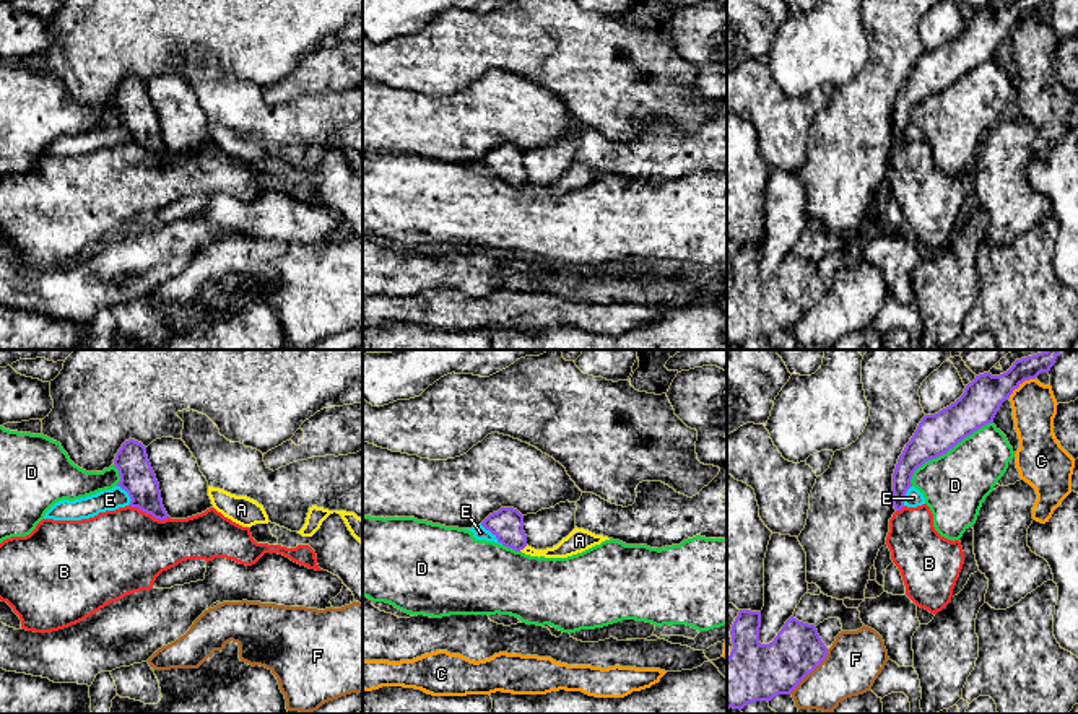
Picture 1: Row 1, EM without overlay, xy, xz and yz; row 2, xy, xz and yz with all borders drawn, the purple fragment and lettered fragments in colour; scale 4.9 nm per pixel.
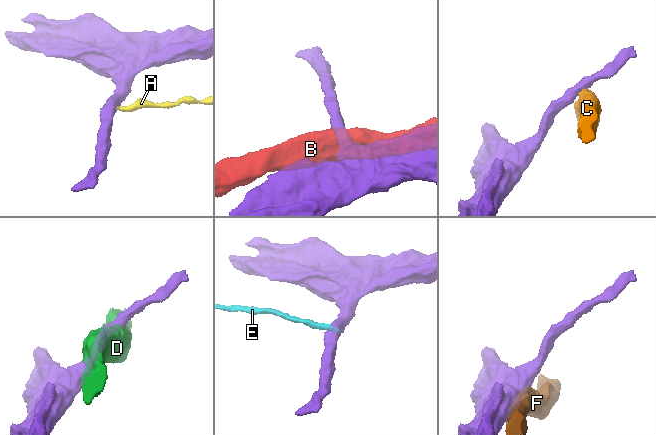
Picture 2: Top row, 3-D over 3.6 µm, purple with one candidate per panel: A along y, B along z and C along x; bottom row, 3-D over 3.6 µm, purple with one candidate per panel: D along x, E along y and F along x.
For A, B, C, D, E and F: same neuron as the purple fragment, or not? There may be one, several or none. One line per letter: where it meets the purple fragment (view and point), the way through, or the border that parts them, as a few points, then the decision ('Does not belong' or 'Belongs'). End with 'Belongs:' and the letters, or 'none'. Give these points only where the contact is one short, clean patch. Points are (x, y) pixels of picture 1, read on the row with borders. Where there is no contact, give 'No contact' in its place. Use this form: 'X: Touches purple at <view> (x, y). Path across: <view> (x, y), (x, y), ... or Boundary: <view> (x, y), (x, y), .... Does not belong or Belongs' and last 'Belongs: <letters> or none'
A: Touches purple at xz (522, 548). Boundary: xz (527, 545), (519, 550). Does not belong
B: Touches purple at xy (148, 513). Boundary: xy (129, 505), (155, 518), (168, 518). Does not belong
C: Touches purple at yz (1020, 383). Boundary: yz (1034, 378), (1025, 379), (1008, 397). Does not belong
D: Touches purple at yz (947, 451). Does not belong
E: Touches purple at xz (491, 532). Boundary: xz (480, 524), (503, 544). Does not belong
F: Touches purple at yz (810, 672). Does not belong
Belongs: none

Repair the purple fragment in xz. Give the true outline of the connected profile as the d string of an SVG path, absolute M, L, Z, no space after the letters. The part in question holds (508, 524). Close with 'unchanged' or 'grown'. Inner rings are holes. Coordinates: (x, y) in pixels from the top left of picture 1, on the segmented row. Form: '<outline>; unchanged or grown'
M501 507L498 512L489 514L481 525L507 548L520 551L527 546L524 516L514 507Z; unchanged

